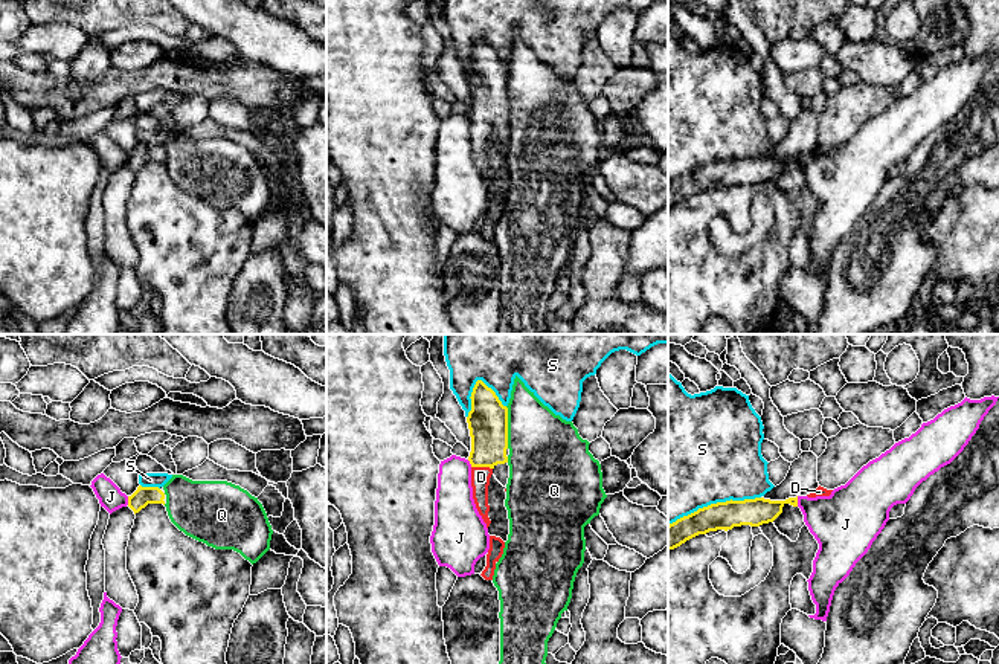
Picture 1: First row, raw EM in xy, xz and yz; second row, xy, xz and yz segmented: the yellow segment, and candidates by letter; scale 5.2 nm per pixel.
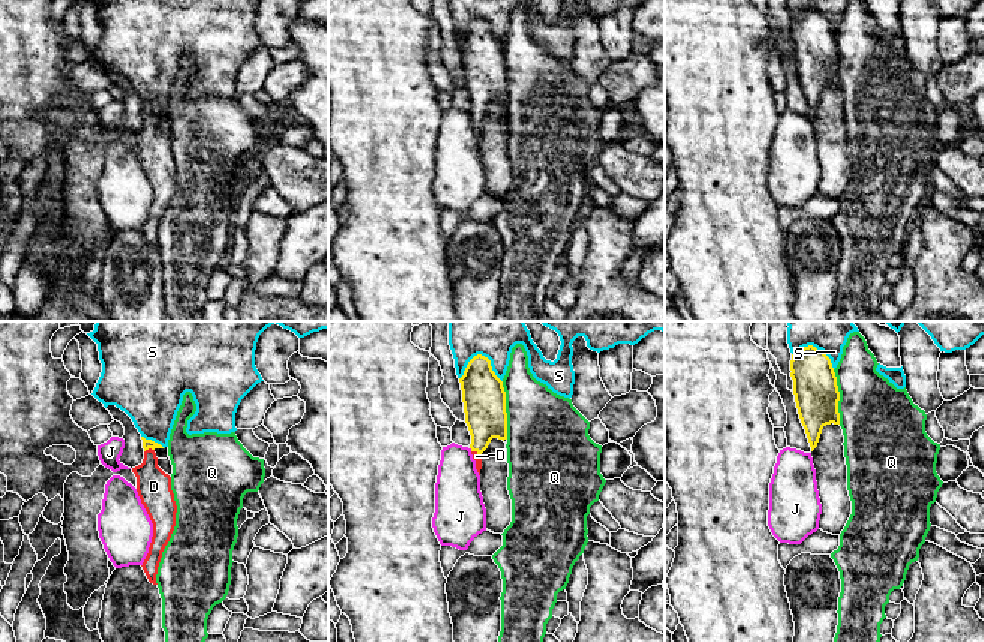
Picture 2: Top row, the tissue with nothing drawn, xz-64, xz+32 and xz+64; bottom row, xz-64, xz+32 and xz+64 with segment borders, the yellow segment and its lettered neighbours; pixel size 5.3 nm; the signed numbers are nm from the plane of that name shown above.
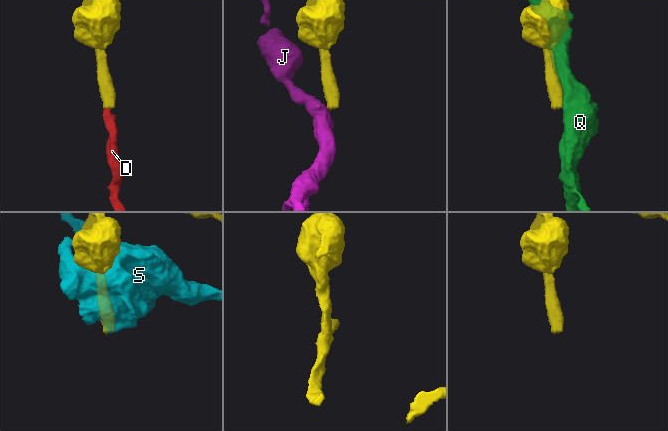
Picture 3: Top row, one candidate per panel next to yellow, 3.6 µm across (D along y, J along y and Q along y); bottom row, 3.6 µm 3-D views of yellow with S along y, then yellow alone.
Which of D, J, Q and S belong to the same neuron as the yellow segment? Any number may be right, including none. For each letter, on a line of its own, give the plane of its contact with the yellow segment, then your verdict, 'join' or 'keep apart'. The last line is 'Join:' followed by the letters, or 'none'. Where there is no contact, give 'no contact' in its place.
D: xz | join
J: yz | keep apart
Q: xz | keep apart
S: yz | keep apart
Join: D

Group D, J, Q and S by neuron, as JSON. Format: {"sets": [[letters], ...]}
{"sets": [["D"], ["J"], ["Q"], ["S"]]}

